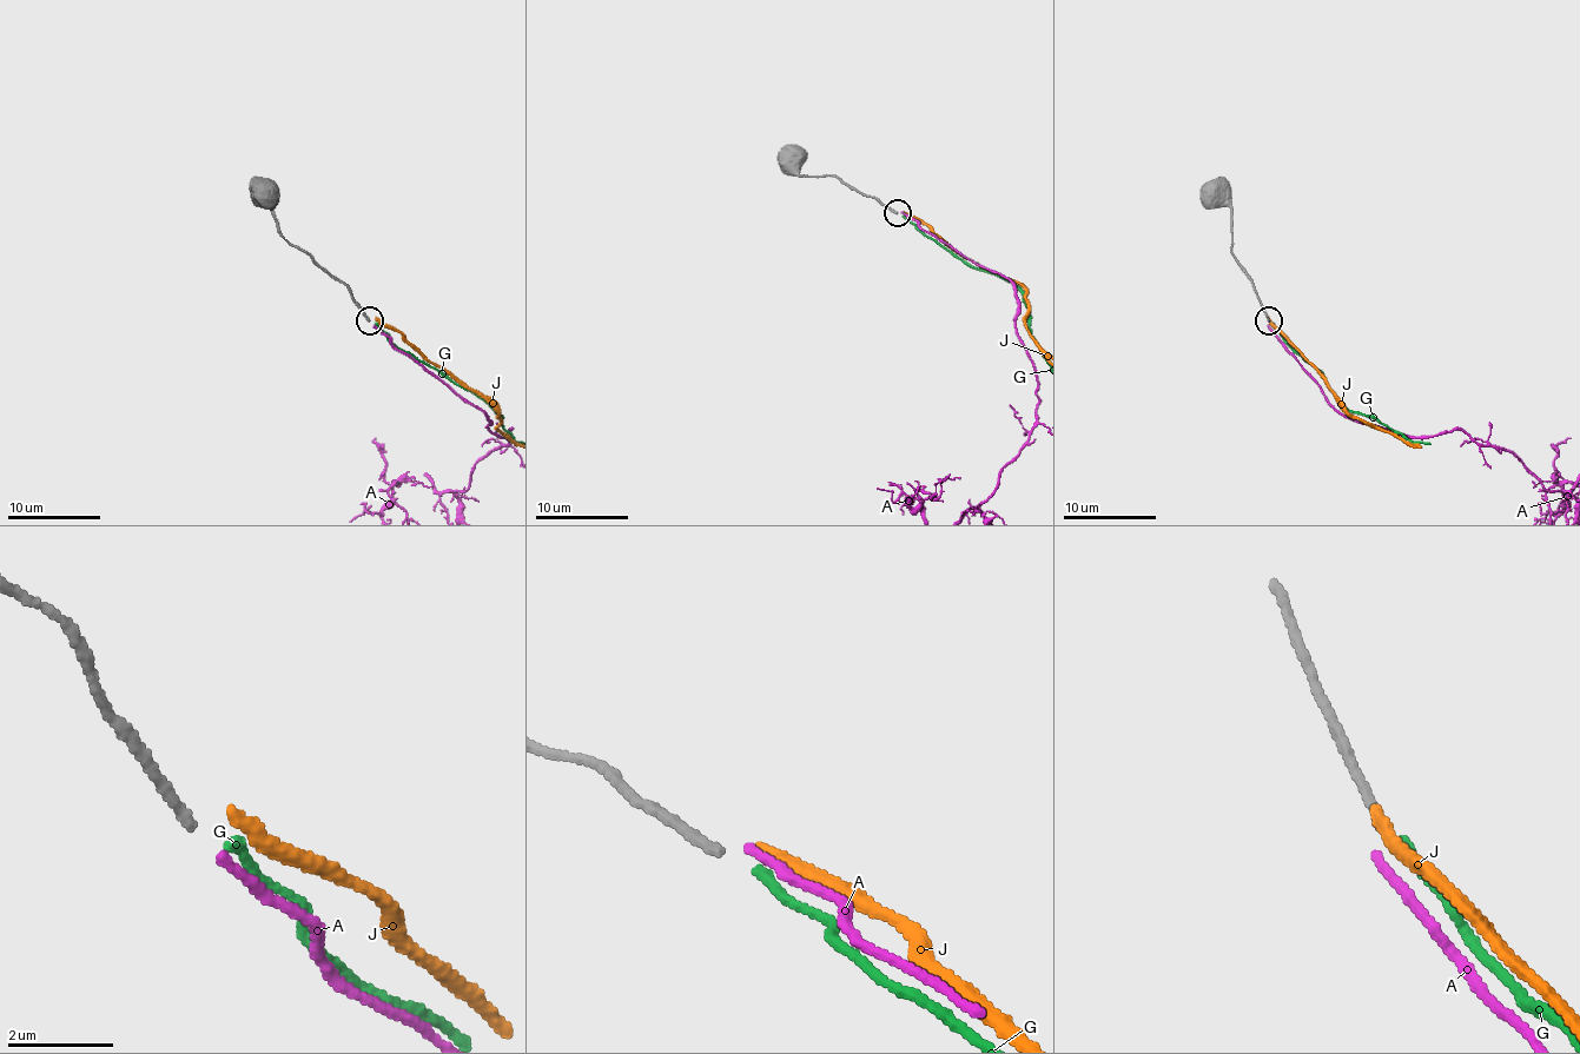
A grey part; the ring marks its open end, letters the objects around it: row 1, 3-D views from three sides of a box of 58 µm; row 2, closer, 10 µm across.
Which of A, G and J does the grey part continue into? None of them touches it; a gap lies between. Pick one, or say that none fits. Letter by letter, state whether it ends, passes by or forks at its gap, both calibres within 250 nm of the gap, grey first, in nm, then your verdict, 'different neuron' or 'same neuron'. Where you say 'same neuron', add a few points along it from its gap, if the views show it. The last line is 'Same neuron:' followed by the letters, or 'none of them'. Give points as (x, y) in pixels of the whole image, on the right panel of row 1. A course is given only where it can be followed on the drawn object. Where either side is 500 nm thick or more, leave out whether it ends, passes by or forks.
A: it ends | 190/170 nm | same neuron
G: it ends | 190/200 nm | different neuron
J: it ends | 190/280 nm | different neuron
Same neuron: A

